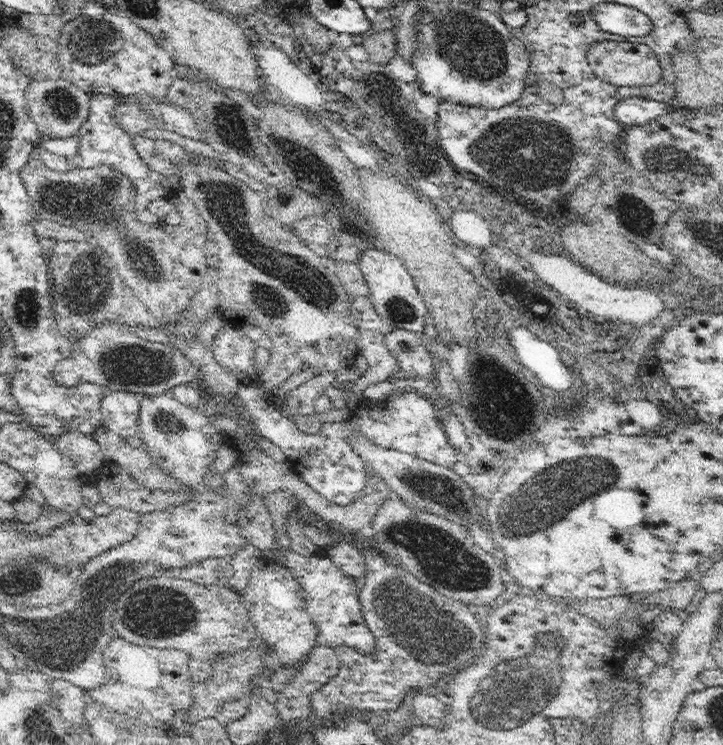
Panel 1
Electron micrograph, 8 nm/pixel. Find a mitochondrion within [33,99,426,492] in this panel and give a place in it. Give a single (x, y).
(285, 274)

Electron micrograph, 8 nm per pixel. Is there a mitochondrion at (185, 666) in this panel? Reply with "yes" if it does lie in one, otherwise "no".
no

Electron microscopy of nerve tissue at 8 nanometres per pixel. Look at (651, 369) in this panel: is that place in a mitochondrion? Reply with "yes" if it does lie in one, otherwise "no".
no

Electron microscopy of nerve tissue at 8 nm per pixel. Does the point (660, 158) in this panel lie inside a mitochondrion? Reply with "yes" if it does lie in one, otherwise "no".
yes

